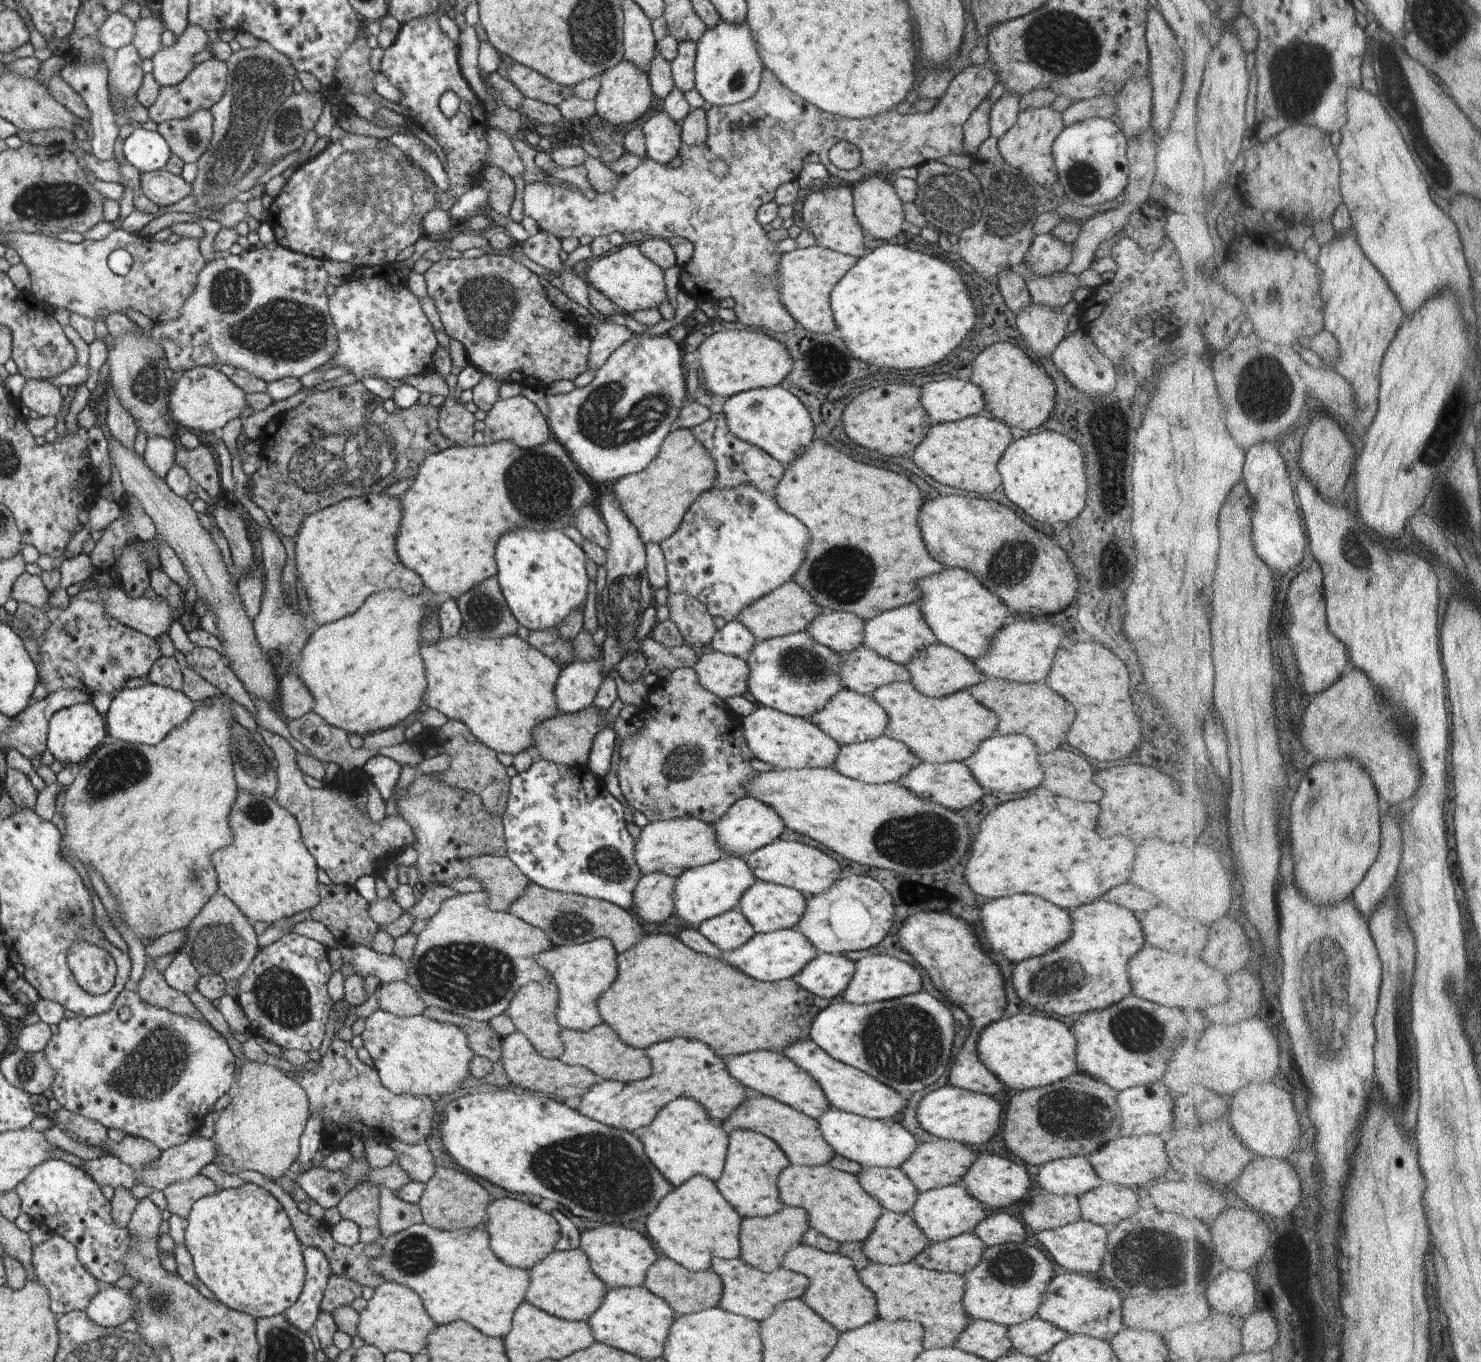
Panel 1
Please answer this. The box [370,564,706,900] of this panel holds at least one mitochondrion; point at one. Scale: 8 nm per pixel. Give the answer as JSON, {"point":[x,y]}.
{"point":[626,595]}

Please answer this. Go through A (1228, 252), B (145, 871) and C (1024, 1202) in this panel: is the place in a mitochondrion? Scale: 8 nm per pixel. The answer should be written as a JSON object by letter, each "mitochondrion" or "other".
{"A":"other","B":"other","C":"other"}

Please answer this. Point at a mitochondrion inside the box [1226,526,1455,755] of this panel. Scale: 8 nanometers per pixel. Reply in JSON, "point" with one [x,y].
{"point":[1357,552]}

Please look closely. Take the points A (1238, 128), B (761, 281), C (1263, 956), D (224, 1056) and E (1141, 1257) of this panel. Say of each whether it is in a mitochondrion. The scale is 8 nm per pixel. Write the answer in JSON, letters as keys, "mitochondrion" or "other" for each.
{"A":"other","B":"mitochondrion","C":"other","D":"other","E":"mitochondrion"}

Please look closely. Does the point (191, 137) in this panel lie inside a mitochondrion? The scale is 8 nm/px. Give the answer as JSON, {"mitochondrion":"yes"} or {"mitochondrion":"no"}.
{"mitochondrion":"yes"}

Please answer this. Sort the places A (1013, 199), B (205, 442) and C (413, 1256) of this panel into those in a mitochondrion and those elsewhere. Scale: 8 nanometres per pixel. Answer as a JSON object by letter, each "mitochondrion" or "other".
{"A":"mitochondrion","B":"other","C":"mitochondrion"}

